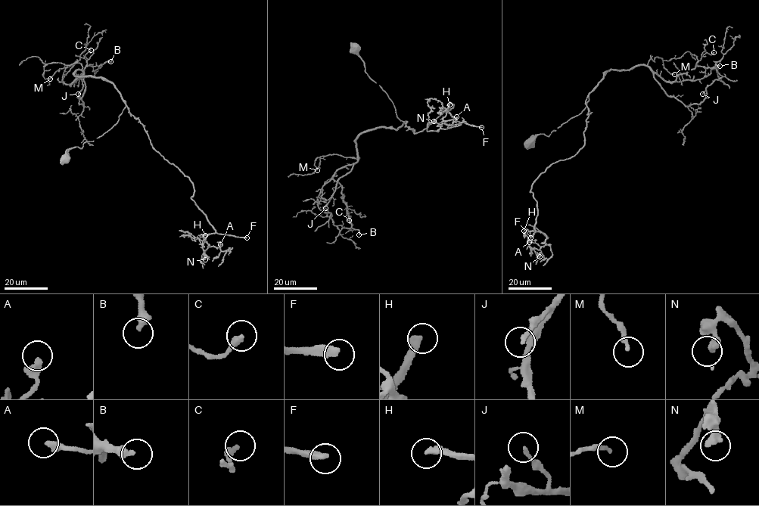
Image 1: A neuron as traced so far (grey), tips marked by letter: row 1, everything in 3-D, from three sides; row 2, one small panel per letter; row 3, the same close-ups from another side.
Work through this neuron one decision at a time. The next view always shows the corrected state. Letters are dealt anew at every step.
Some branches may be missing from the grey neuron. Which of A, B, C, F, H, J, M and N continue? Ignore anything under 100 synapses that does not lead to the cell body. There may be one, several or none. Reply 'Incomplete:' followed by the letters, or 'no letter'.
Incomplete: F, H

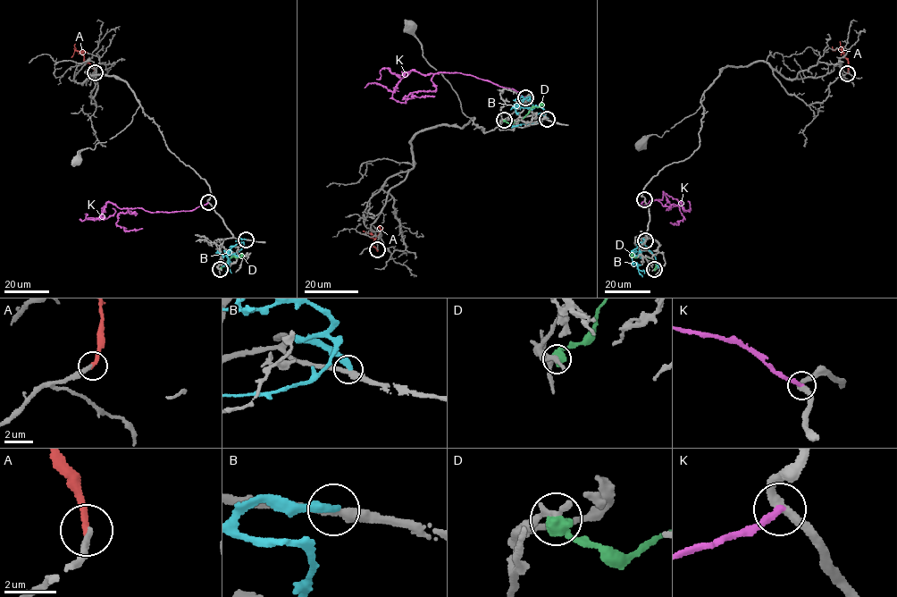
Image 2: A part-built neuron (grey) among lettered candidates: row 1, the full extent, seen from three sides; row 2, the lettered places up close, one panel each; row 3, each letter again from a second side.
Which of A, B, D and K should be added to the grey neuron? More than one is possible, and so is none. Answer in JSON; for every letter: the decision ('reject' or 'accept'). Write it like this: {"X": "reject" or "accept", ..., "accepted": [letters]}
{"A": "accept", "B": "reject", "D": "reject", "K": "reject", "accepted": ["A"]}

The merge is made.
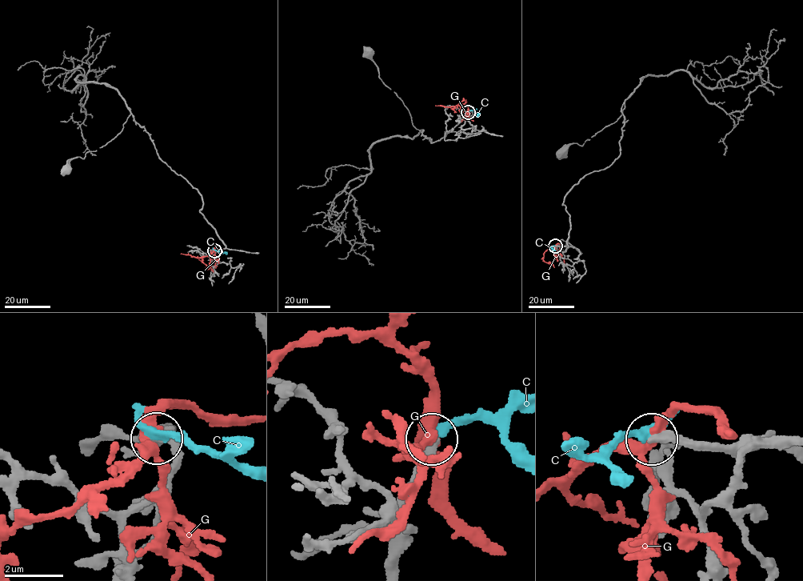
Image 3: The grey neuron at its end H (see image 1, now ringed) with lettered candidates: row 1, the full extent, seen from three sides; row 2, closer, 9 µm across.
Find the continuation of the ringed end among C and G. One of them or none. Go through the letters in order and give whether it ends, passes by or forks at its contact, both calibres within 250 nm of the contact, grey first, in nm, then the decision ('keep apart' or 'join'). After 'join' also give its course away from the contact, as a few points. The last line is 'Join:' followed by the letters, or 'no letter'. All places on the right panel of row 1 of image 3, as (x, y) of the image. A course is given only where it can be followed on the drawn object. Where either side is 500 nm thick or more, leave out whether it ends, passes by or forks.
C: it passes by; 400 nm thick on the grey side, 240 nm on the other; keep apart
G: it forks there; 420 nm thick on the grey side, 280 nm on the other; keep apart
Join: no letter

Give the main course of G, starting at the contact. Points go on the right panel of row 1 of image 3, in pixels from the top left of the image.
G: (556, 246), (549, 250), (557, 251), (563, 246)

